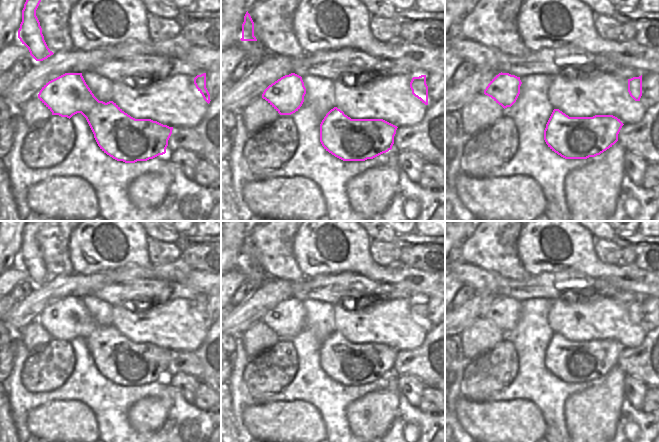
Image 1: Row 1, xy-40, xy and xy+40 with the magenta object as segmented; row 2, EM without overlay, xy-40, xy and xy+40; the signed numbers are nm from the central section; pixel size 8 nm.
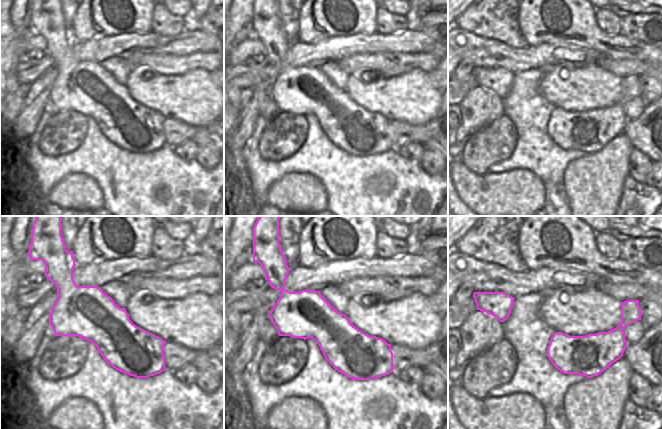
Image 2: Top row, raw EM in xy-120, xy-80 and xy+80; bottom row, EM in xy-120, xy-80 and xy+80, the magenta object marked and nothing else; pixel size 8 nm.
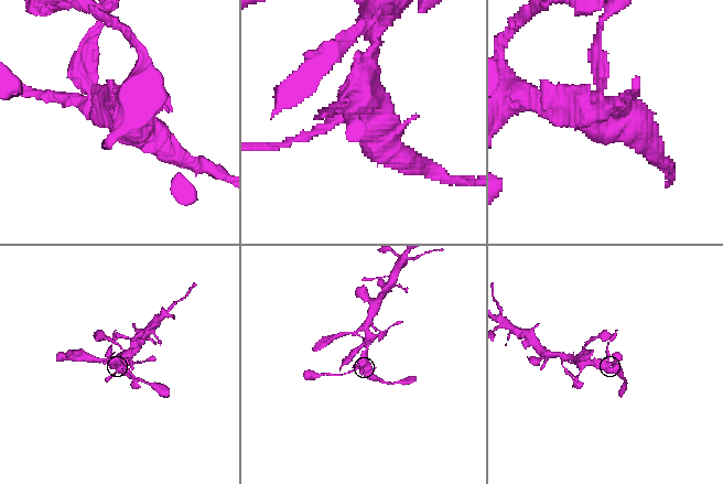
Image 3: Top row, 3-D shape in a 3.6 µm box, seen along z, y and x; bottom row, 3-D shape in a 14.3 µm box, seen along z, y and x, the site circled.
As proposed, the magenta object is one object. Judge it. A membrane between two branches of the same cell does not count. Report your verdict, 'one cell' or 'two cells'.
one cell

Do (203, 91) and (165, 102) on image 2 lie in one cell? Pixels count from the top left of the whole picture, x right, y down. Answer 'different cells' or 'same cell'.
same cell

